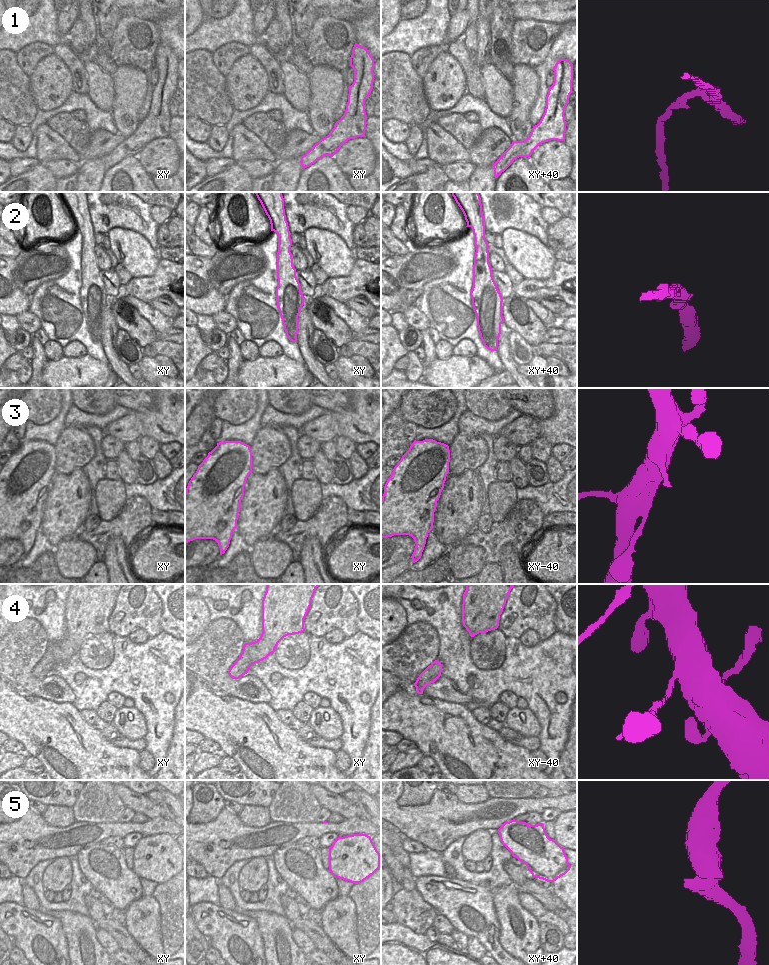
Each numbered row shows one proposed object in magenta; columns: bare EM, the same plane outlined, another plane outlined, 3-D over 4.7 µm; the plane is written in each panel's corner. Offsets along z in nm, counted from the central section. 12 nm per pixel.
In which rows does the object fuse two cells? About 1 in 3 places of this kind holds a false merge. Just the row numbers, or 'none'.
5

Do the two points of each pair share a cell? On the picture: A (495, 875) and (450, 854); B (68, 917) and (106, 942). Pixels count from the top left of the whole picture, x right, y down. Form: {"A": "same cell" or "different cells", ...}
{"A": "same cell", "B": "different cells"}

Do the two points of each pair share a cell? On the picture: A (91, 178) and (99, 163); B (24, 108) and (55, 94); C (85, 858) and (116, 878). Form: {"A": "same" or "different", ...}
{"A": "same", "B": "different", "C": "same"}

